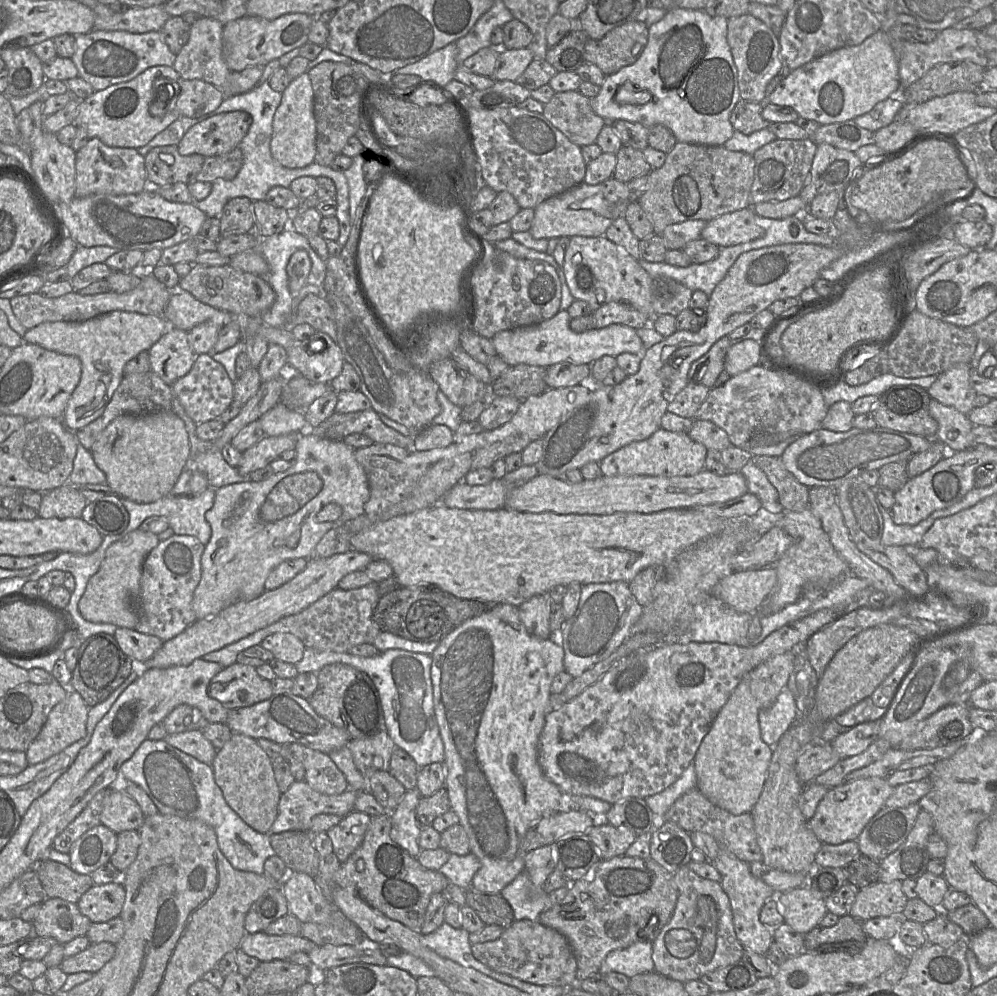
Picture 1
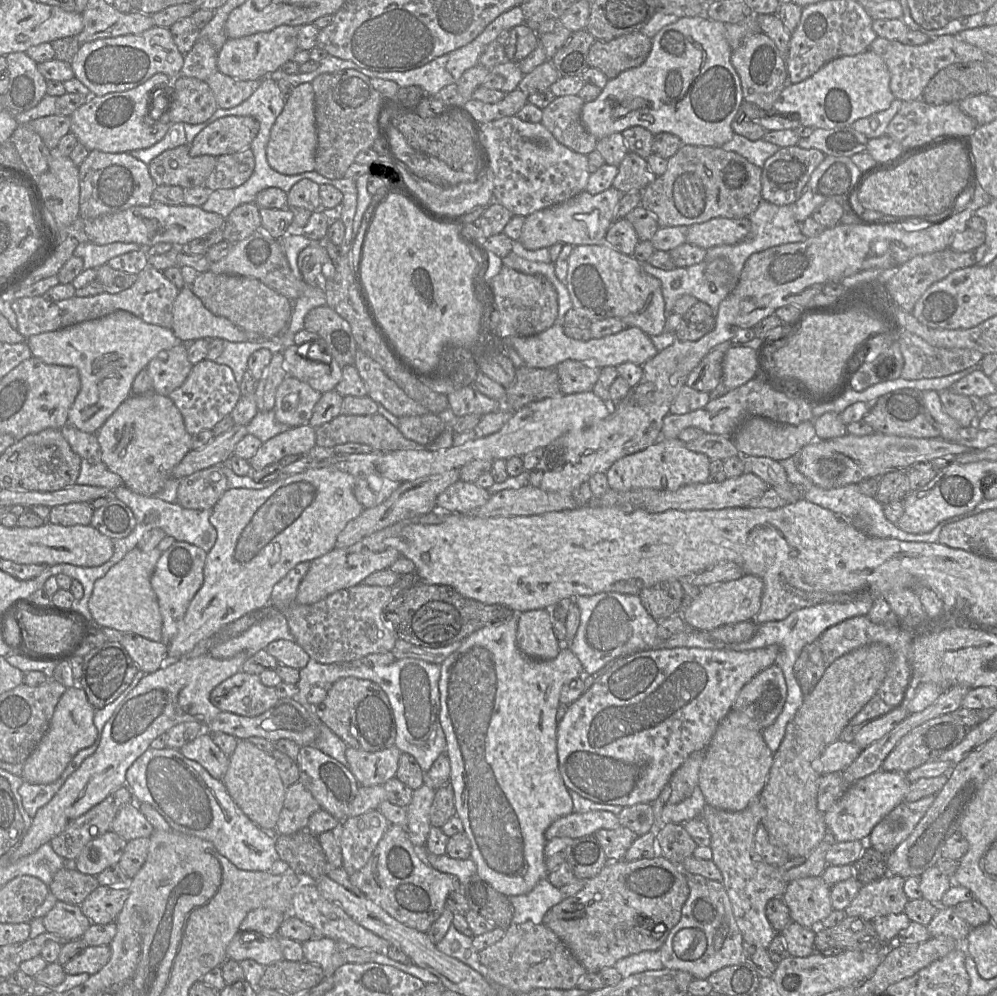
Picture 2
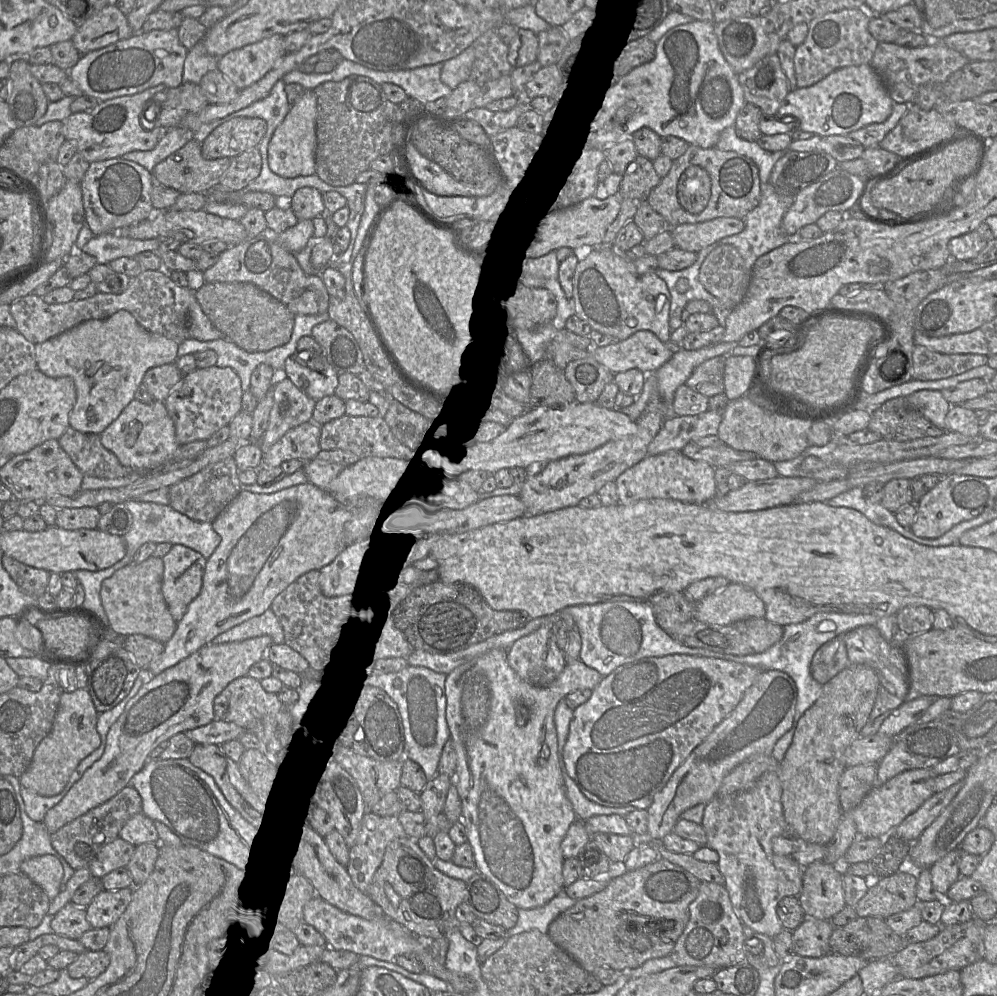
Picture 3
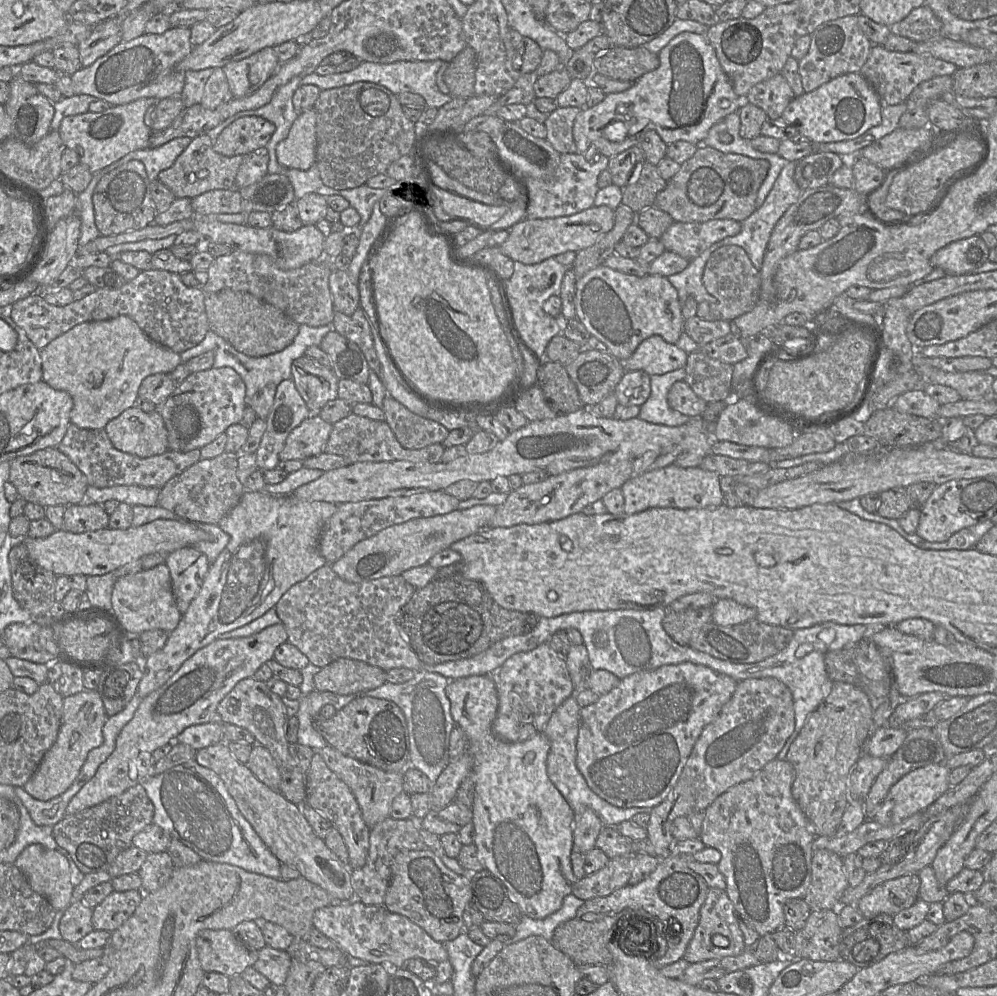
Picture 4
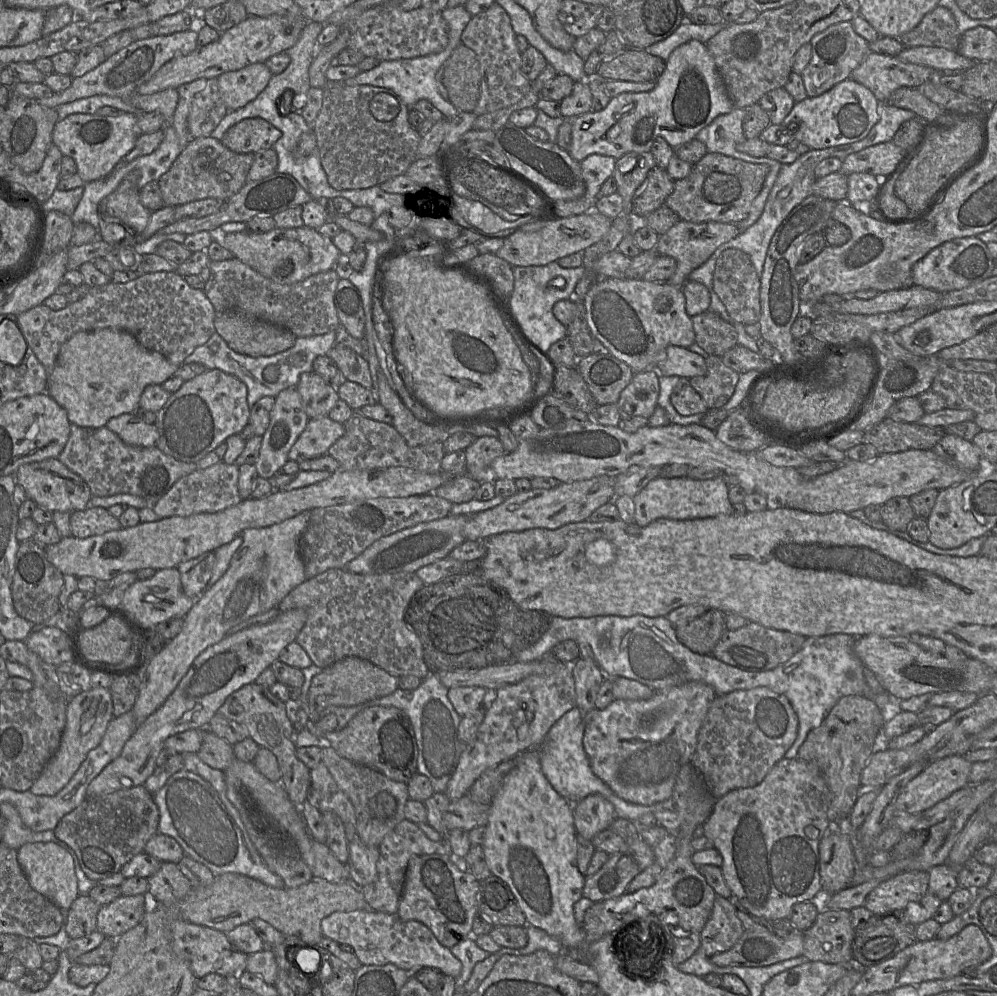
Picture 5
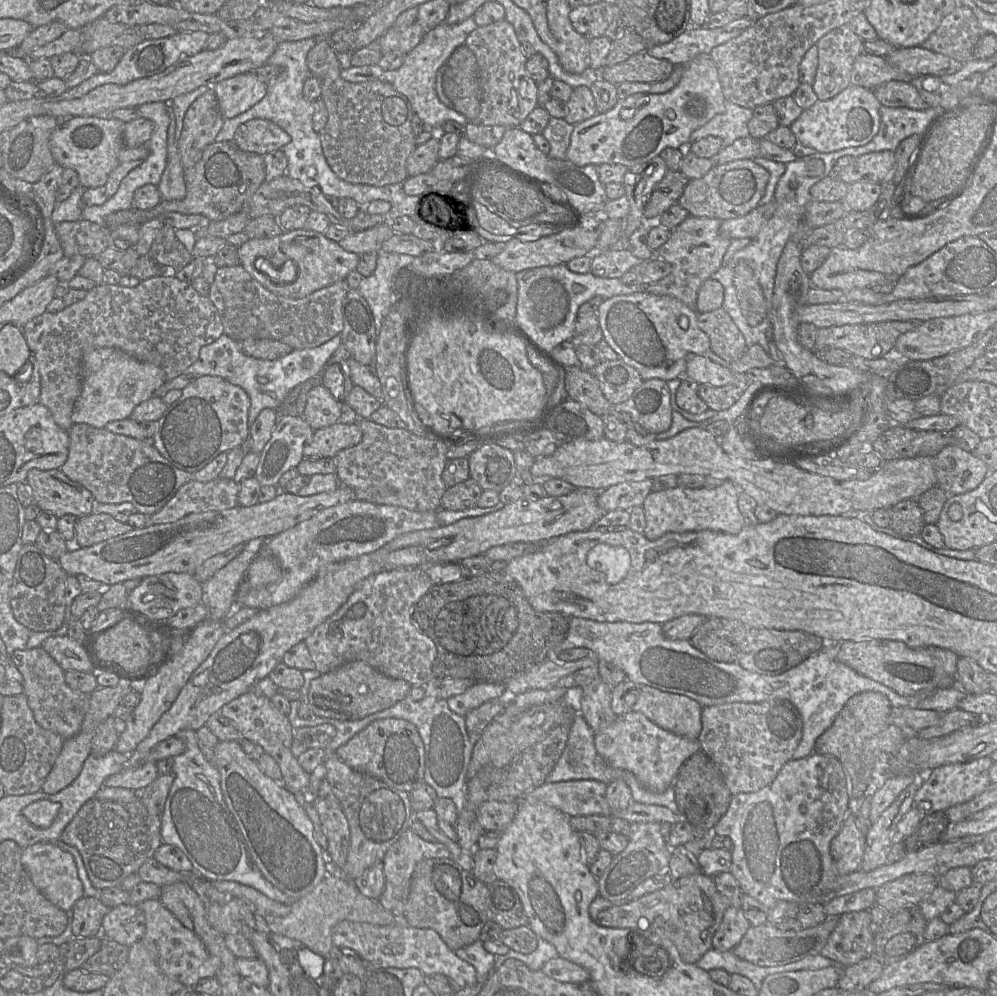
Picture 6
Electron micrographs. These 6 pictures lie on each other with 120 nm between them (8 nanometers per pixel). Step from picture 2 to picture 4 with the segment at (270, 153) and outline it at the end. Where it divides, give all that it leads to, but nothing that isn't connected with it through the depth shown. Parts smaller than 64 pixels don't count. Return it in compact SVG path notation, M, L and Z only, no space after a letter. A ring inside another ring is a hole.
M314 108L298 115L287 137L276 147L276 158L280 165L305 171L315 163L316 120Z

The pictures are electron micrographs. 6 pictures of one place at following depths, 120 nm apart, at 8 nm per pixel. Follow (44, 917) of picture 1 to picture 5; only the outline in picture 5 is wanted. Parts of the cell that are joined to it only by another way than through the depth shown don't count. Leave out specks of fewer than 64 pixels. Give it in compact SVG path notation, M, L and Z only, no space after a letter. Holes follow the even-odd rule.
M86 894L79 895L68 911L63 911L63 922L68 937L73 940L88 936L97 929L97 915L101 908Z

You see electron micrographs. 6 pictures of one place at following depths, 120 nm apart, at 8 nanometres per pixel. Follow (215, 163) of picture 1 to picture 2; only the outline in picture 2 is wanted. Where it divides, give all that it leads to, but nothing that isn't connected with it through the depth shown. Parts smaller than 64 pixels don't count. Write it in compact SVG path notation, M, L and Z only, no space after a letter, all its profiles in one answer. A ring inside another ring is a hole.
M250 148L216 159L216 166L204 184L210 191L239 187L254 171L255 159Z

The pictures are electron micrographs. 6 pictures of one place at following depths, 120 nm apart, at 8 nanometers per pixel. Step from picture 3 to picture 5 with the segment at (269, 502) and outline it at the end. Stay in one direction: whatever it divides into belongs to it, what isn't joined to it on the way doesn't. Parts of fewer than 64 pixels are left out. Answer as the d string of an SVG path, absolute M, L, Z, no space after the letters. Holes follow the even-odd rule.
M306 510L283 522L245 529L240 534L242 544L232 556L226 572L195 599L183 618L181 631L167 641L140 671L142 681L132 709L136 727L164 704L202 651L222 640L231 627L277 607L291 590L306 580L299 540L310 516L311 510Z

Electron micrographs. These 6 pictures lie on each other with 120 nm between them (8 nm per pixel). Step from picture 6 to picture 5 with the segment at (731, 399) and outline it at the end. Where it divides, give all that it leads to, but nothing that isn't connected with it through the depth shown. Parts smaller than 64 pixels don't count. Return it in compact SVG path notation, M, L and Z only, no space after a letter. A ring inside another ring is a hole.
M709 355L705 362L706 374L692 377L689 382L708 409L722 408L732 397L740 374L726 366L719 356Z

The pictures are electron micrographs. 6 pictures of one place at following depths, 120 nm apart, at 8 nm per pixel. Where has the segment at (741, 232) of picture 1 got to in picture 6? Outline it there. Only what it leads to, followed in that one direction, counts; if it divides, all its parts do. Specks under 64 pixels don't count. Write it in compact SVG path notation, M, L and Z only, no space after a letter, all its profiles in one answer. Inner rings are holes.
M689 216L671 231L670 237L655 252L671 266L671 272L661 280L648 284L645 292L679 299L696 310L697 295L703 282L722 266L724 255L732 240L722 237L719 228L723 220Z

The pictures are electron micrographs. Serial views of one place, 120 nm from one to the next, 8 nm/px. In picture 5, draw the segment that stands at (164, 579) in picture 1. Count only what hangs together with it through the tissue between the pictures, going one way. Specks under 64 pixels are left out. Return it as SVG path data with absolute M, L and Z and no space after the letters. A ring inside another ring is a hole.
M209 551L177 566L183 591L188 597L197 599L207 589L214 565L214 551Z

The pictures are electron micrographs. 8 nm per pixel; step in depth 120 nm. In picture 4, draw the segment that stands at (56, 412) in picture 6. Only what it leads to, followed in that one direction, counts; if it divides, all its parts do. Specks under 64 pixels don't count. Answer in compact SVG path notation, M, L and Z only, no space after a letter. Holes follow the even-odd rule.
M151 269L140 271L134 279L117 289L97 288L93 293L65 306L51 305L42 294L32 294L14 303L10 307L10 316L38 350L83 322L127 315L151 340L180 354L199 344L210 330L204 299L202 288L186 286L180 274Z

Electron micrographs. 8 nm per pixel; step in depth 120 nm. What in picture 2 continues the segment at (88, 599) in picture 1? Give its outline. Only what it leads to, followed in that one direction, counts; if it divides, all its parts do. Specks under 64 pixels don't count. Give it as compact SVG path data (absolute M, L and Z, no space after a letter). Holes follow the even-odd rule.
M135 547L111 567L103 577L96 580L88 606L93 620L97 624L116 629L122 633L135 633L155 642L162 641L162 616L157 596L151 586L151 577L161 554L158 547L148 552Z

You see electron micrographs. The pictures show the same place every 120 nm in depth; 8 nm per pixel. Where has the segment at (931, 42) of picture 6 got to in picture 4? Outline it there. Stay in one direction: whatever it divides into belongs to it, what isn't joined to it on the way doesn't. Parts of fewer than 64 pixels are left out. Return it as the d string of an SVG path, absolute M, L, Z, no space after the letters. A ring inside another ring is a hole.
M922 5L918 8L913 9L903 20L896 22L890 26L891 33L899 36L907 37L915 42L926 42L936 38L947 38L947 37L941 37L941 29L942 29L942 22L934 14L931 8L929 8L926 5Z

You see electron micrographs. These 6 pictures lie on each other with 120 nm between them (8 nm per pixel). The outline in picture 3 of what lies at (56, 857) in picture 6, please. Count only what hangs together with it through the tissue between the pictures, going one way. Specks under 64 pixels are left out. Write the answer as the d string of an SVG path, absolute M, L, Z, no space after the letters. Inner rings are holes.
M53 855L36 856L23 861L20 872L39 886L50 900L61 892L63 866Z

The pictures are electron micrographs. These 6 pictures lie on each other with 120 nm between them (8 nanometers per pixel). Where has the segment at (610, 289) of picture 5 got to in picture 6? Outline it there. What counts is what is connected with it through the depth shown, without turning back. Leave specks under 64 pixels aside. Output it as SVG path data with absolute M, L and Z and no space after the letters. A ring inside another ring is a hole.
M636 292L603 299L597 308L599 327L603 340L618 354L619 359L635 368L643 380L659 378L665 381L685 376L686 357L689 353L705 355L710 349L710 339L697 323L697 310L693 310L677 298Z

